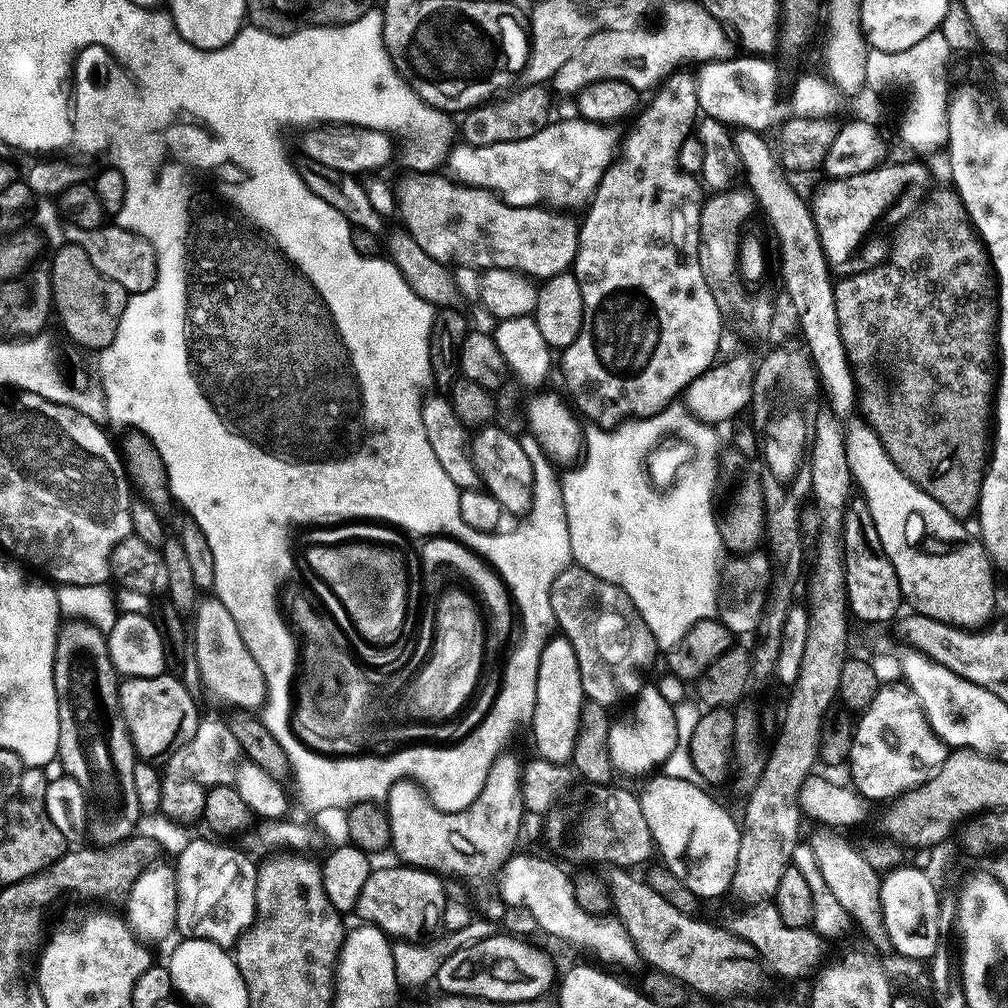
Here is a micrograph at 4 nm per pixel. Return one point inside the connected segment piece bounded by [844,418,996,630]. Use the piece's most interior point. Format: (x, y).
(946, 573)

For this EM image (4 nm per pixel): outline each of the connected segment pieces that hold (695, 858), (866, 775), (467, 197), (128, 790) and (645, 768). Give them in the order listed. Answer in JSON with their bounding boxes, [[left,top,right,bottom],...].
[[640,772,741,900],[846,682,950,802],[395,170,580,278],[53,619,142,845],[607,684,677,776]]

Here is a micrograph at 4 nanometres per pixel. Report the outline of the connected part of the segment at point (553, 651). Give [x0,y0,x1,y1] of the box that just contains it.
[530,634,585,765]

